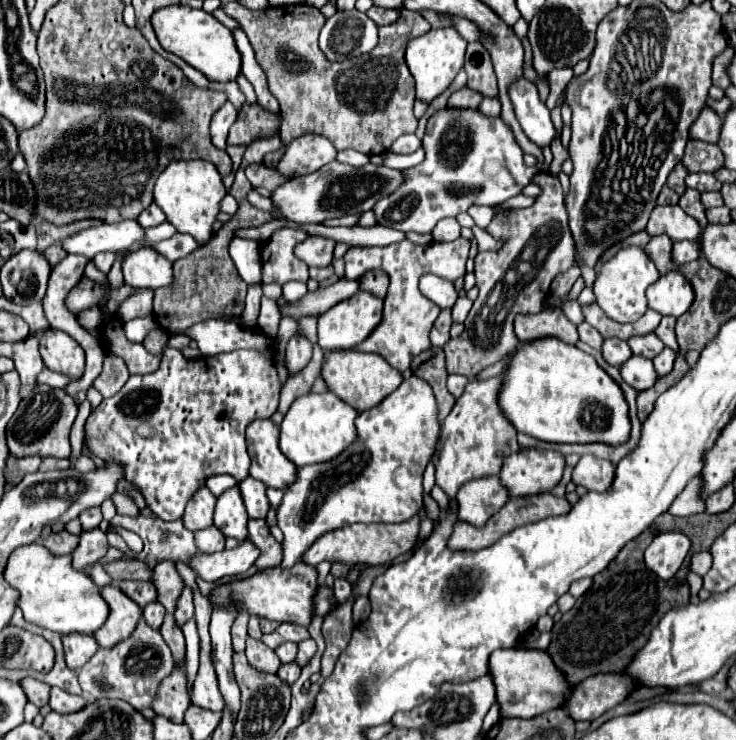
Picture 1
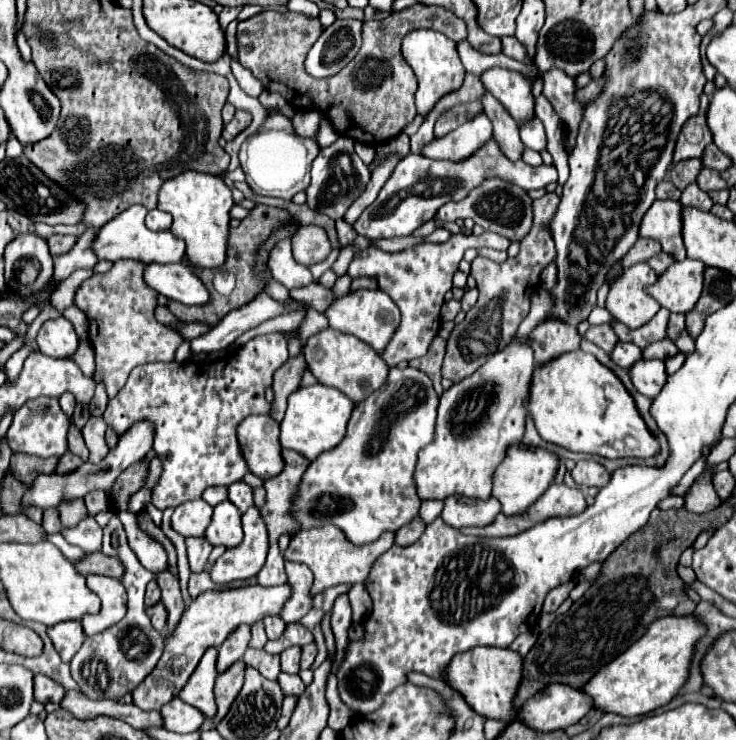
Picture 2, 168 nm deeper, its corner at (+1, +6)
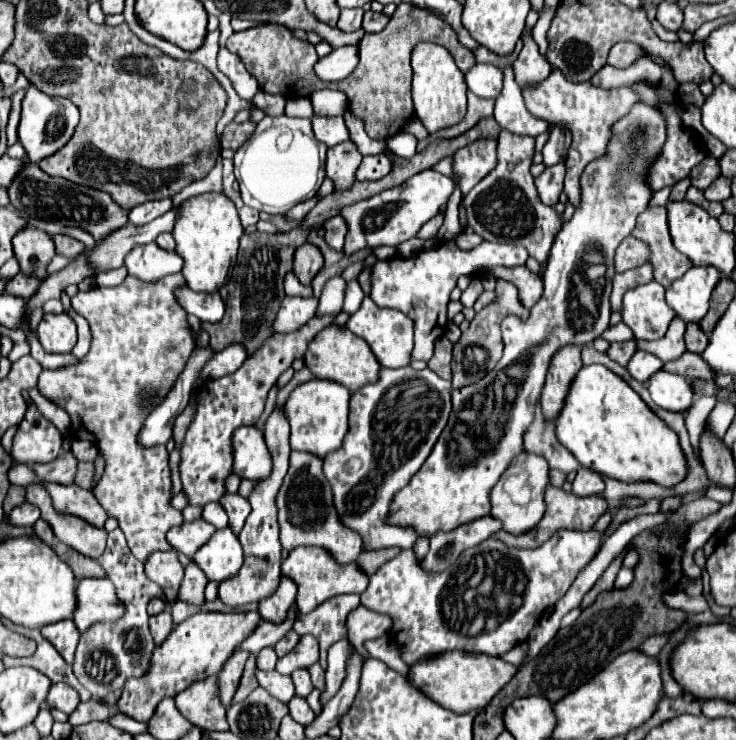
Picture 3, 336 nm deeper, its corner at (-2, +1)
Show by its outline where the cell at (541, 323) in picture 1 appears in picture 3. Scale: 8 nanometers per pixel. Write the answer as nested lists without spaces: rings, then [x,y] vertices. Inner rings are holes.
[[[564,345],[552,357],[540,399],[542,413],[546,419],[554,421],[554,417],[560,413],[564,395],[568,393],[568,383],[572,383],[580,367],[582,367],[582,357],[580,357],[580,347],[576,345]]]

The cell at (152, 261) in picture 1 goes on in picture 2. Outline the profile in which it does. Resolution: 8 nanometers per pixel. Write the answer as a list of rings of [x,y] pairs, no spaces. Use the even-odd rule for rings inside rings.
[[[149,264],[145,270],[145,282],[169,300],[201,306],[209,302],[209,290],[185,264]]]

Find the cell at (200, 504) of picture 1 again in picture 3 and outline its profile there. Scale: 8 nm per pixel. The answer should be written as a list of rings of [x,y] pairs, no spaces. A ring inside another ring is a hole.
[[[198,517],[194,521],[184,521],[180,527],[172,527],[166,539],[176,551],[182,551],[186,557],[192,559],[192,555],[212,537],[214,531],[216,531],[214,525]]]

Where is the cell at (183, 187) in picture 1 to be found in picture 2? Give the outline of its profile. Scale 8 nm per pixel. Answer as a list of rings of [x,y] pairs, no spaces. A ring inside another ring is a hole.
[[[189,170],[161,186],[157,208],[173,216],[171,232],[175,238],[185,242],[185,258],[189,260],[189,264],[193,264],[195,268],[219,268],[227,258],[231,220],[229,210],[233,208],[233,204],[233,194],[221,178]]]

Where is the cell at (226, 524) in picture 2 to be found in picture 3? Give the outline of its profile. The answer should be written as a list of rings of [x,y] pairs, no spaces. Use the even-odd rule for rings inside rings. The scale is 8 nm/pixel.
[[[228,525],[224,529],[218,529],[192,559],[210,581],[220,583],[236,575],[236,571],[242,567],[242,545]]]

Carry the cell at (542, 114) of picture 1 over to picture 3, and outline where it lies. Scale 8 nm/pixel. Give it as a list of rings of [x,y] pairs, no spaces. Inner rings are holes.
[[[476,63],[466,73],[466,85],[468,89],[484,99],[496,99],[502,91],[502,69],[490,65],[490,63]]]

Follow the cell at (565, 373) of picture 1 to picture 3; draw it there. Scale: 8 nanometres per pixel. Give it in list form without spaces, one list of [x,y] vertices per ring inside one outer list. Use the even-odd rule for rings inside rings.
[[[584,365],[576,373],[576,379],[570,383],[564,399],[564,407],[556,417],[556,439],[582,463],[582,467],[620,481],[656,481],[664,487],[672,487],[686,475],[686,459],[676,433],[650,411],[650,407],[628,387],[628,383],[604,365]]]

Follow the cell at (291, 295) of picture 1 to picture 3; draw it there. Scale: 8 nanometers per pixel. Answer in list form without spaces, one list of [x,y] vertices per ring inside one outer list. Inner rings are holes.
[[[356,279],[354,281],[348,281],[346,283],[346,291],[344,291],[344,307],[342,307],[342,311],[352,315],[360,307],[362,299],[364,299],[364,293],[362,293],[358,281]]]

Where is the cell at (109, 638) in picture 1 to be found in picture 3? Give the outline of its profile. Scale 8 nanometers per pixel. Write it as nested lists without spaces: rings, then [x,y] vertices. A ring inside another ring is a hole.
[[[84,579],[78,583],[76,595],[80,609],[76,609],[74,623],[82,633],[96,623],[114,623],[126,613],[110,579]]]

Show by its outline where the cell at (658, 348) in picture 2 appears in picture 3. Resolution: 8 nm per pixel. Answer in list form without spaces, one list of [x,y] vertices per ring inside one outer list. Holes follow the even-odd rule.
[[[686,351],[682,357],[678,357],[674,361],[666,361],[664,363],[664,371],[684,375],[686,379],[694,379],[694,377],[712,379],[712,373],[708,371],[708,365],[700,359],[700,355],[690,353],[690,351]]]

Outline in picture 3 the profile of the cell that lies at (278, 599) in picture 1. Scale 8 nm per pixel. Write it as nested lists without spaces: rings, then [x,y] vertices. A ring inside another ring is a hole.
[[[200,611],[188,617],[184,623],[172,629],[172,633],[162,645],[156,647],[148,675],[144,675],[144,679],[128,679],[128,683],[122,689],[122,697],[118,699],[118,709],[136,721],[148,721],[164,697],[176,697],[192,683],[208,675],[216,675],[220,667],[226,663],[228,655],[232,655],[232,651],[240,647],[240,643],[256,629],[258,623],[260,623],[258,611],[246,613]]]

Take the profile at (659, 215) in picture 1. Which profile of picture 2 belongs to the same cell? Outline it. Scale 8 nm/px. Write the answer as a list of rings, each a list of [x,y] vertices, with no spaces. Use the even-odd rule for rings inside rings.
[[[655,200],[641,220],[639,236],[661,242],[663,252],[673,254],[677,262],[685,258],[685,246],[681,238],[681,202]]]

